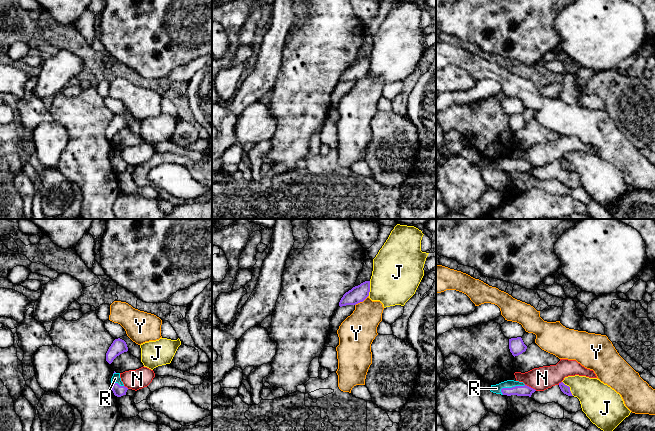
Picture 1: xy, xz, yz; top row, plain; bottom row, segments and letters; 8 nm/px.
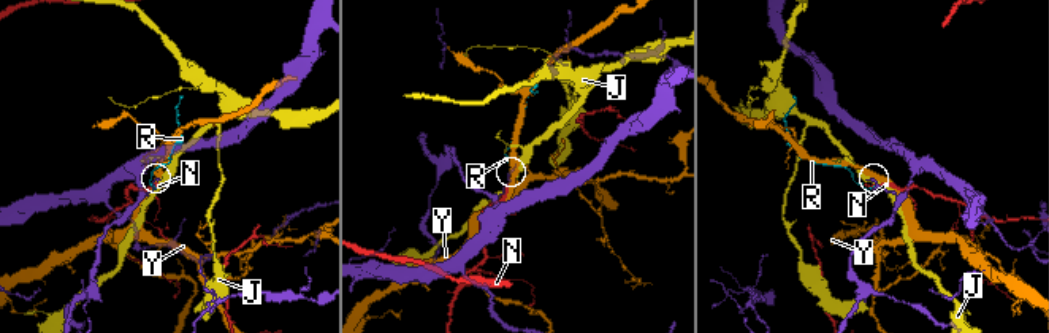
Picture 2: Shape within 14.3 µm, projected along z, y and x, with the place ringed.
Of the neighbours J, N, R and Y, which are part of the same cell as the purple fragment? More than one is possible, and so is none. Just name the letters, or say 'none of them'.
R

